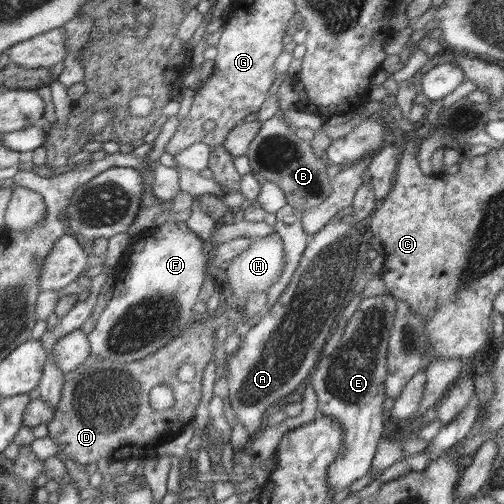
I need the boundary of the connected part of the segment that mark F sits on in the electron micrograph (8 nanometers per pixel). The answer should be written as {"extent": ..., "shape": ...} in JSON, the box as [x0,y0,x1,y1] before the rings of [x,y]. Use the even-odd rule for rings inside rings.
{"extent":[87,220,209,363],"shape":[[[176,220],[175,223],[165,222],[162,226],[159,227],[150,227],[143,231],[141,234],[137,234],[135,236],[137,241],[131,241],[129,246],[124,250],[124,254],[121,258],[119,258],[118,263],[115,266],[115,270],[113,272],[114,284],[113,284],[113,292],[111,292],[111,300],[103,311],[100,313],[97,321],[94,325],[94,329],[92,329],[87,334],[87,340],[89,342],[90,354],[99,356],[103,359],[109,359],[112,361],[117,361],[118,363],[139,360],[147,355],[151,356],[151,353],[157,351],[157,349],[163,347],[163,345],[169,343],[171,339],[177,337],[187,325],[190,325],[193,320],[195,320],[198,316],[192,310],[192,306],[195,304],[197,300],[197,295],[199,294],[199,289],[201,288],[201,284],[203,283],[203,274],[206,268],[209,268],[209,254],[204,253],[202,246],[202,240],[196,236],[191,230],[186,227],[185,222],[180,222]]]}

